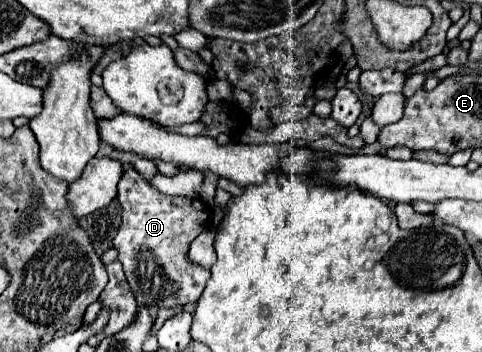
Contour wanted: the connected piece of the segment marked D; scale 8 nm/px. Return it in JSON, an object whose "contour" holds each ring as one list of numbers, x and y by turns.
{"contour":[[133,166,125,170,119,182,117,200,123,208,123,222,113,238,113,246,119,250,119,262,123,264,123,272,137,302,147,306,197,302,209,280,209,270,189,264,185,256,191,240,205,228,207,204,201,198,165,196,157,192,157,188,149,186]]}

